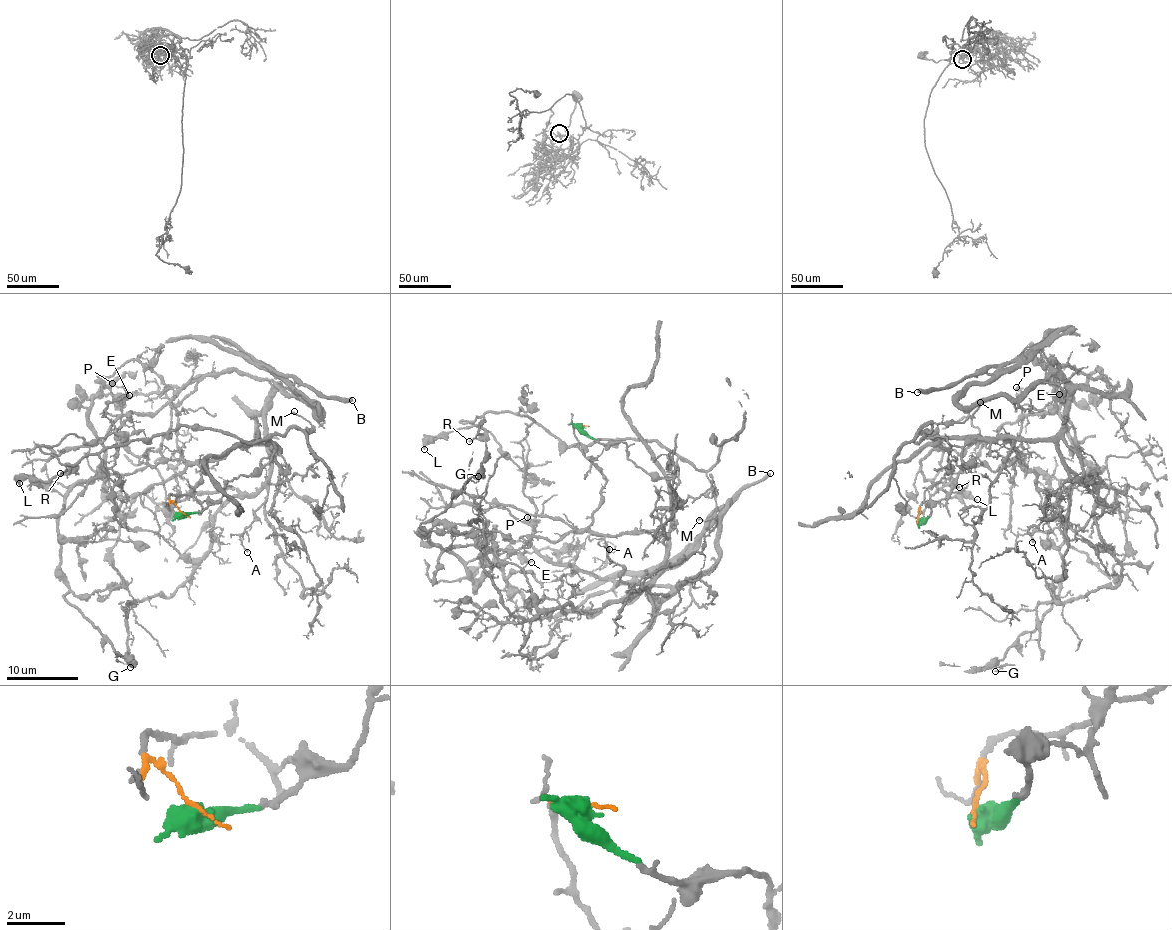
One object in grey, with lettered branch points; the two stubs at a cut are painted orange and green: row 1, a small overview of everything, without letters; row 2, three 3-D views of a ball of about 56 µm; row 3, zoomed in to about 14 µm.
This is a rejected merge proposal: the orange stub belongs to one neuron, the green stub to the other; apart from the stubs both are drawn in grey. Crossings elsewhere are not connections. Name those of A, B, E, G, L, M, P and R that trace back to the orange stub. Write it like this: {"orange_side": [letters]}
{"orange_side": ["A", "B", "E", "G", "P"]}

